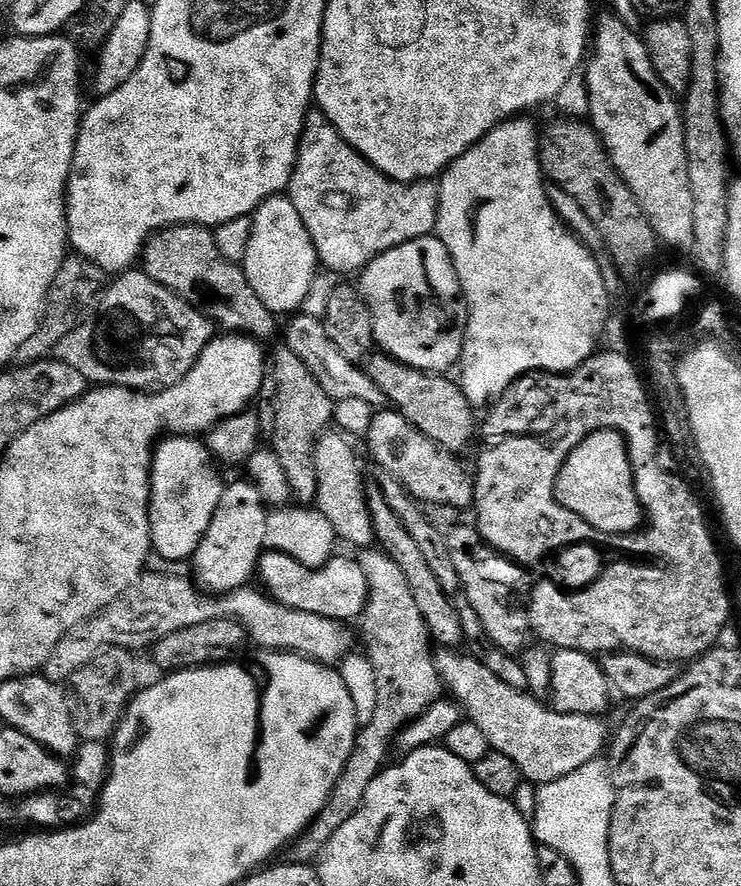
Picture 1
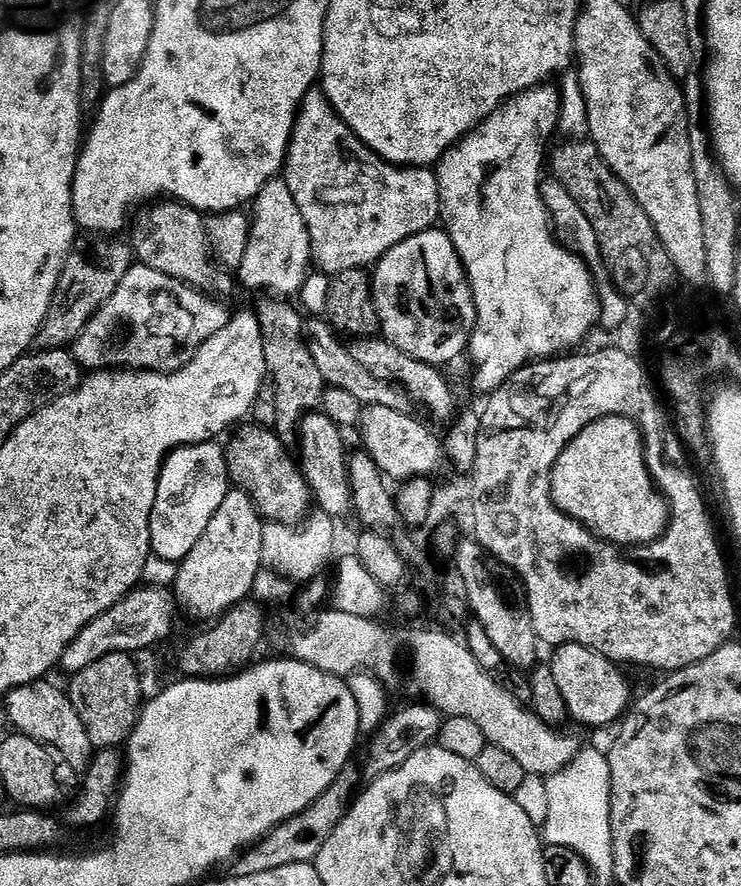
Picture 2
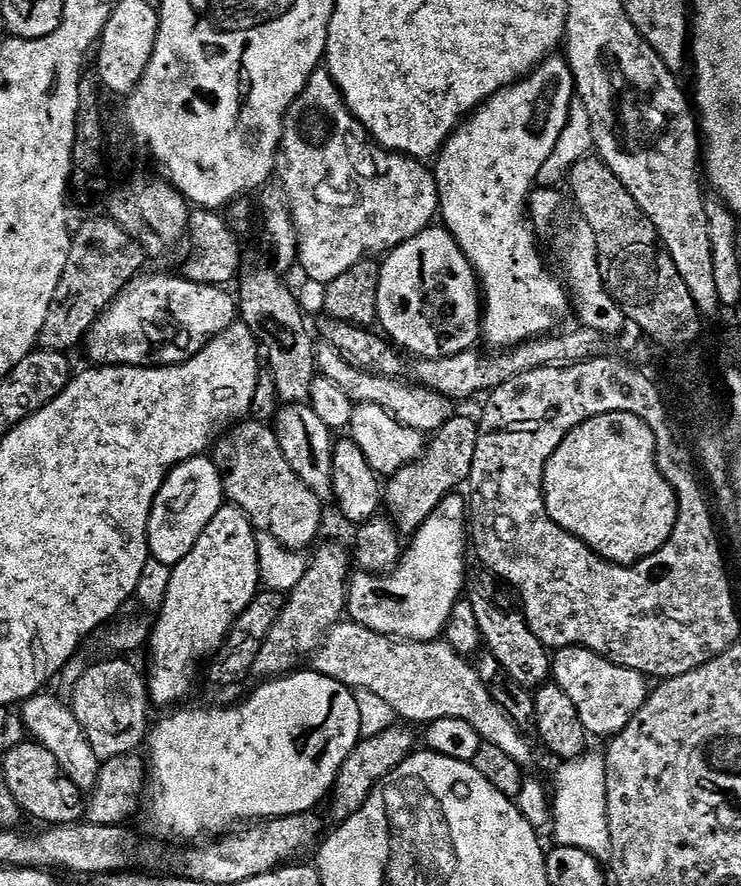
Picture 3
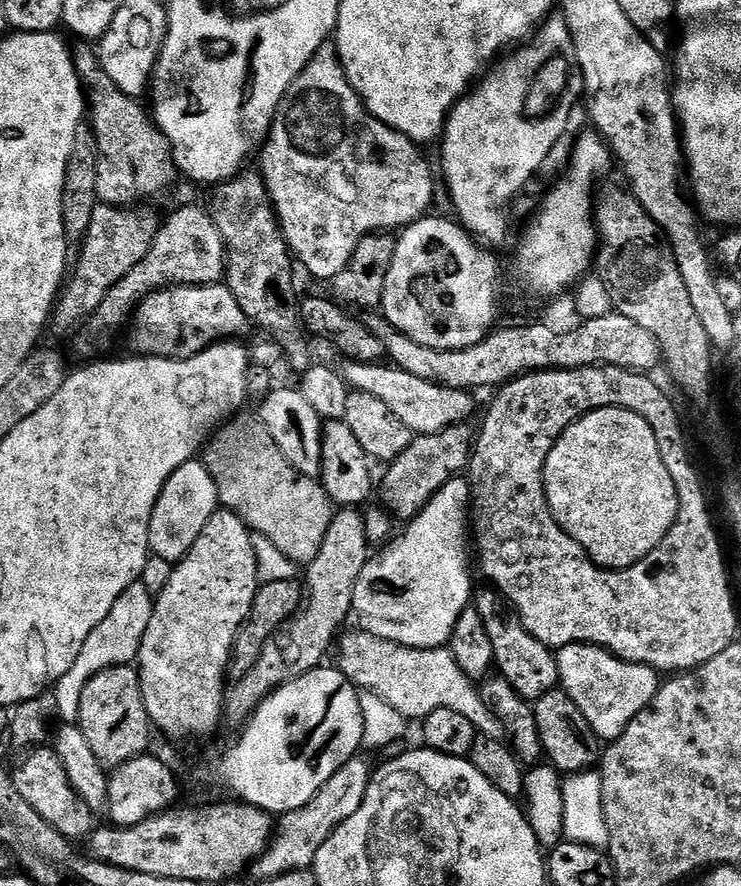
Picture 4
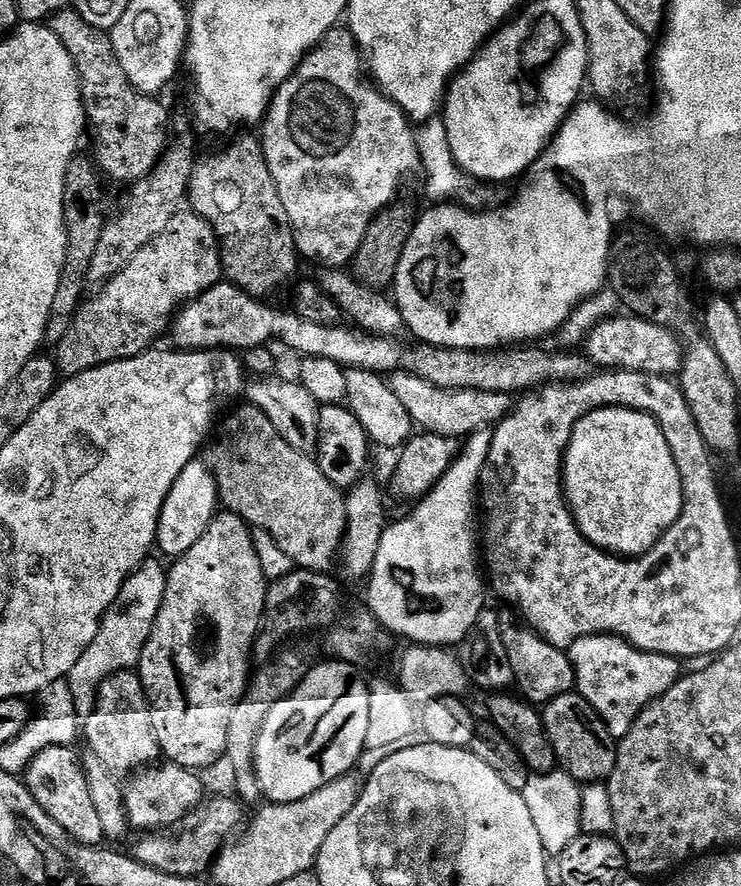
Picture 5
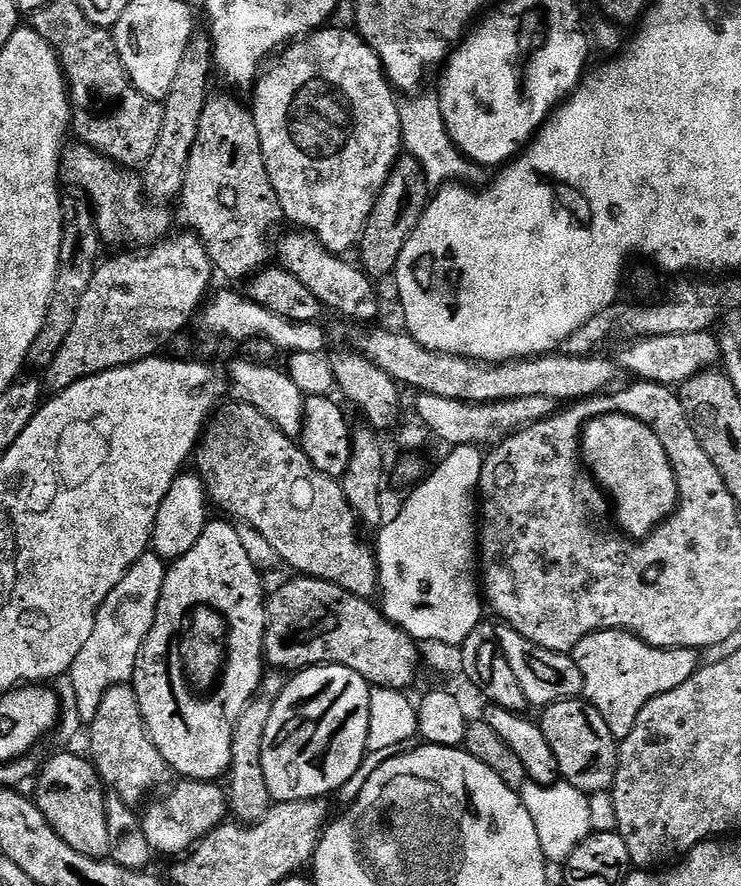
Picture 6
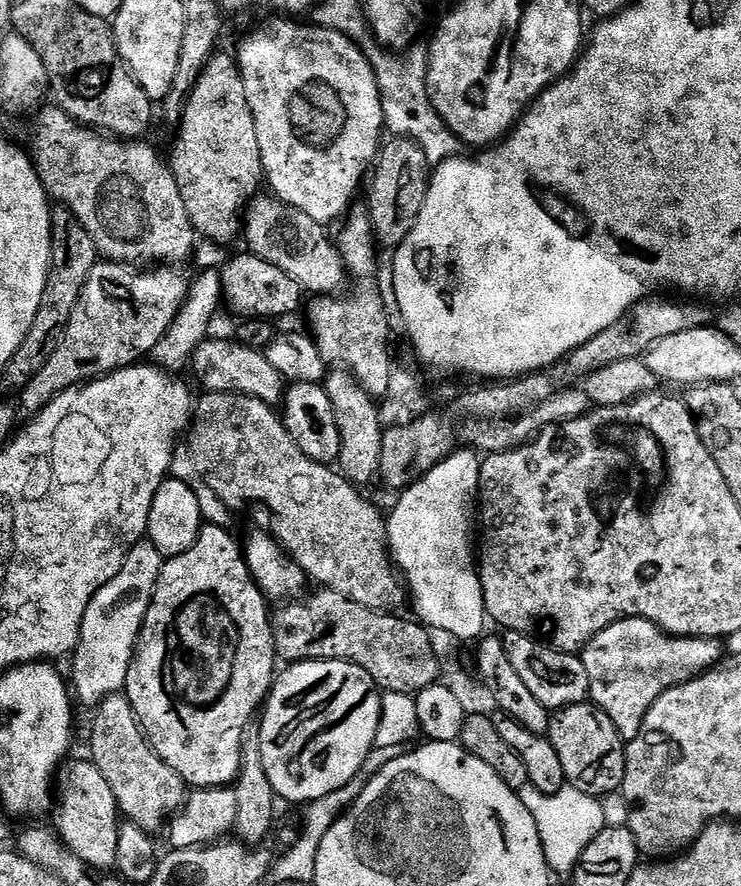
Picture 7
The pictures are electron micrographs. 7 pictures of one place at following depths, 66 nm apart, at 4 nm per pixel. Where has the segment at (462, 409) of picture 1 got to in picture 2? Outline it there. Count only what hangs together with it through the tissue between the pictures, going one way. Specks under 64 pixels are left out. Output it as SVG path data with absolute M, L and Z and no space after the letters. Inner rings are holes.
M379 335L362 336L353 339L350 344L350 353L354 362L363 366L374 379L383 382L385 385L401 384L408 391L412 400L417 400L430 415L436 420L451 421L457 415L456 396L448 385L448 380L443 376L441 369L435 364L427 364L394 346L390 341L381 338Z

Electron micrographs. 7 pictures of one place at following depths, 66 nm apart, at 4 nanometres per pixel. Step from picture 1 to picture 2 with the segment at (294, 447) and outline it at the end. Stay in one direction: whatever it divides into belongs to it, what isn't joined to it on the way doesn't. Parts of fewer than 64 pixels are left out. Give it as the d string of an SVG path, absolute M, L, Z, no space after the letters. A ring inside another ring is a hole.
M264 298L260 305L254 308L260 329L262 330L262 346L266 354L266 366L270 384L276 387L276 424L274 431L285 445L297 443L300 423L309 412L315 412L321 407L324 399L326 383L318 365L314 362L306 339L306 320L300 317L301 309L290 304L284 298Z

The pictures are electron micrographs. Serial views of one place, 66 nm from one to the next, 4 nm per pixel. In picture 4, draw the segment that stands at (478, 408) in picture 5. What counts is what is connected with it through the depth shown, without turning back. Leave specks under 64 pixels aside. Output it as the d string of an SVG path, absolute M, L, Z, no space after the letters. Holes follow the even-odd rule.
M348 362L348 365L342 368L344 382L349 389L366 392L381 399L416 436L434 435L435 432L443 432L453 424L463 424L468 420L467 416L476 408L471 391L432 384L398 367L383 368L382 365L383 363L380 362L375 364Z

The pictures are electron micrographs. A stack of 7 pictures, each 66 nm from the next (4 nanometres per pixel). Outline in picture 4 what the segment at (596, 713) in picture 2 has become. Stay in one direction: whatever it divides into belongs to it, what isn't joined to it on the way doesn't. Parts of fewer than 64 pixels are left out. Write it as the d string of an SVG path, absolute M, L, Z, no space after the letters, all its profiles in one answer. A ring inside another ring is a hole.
M575 643L566 645L555 653L560 671L559 687L582 710L592 733L601 741L617 740L626 726L648 703L656 697L662 680L650 665L633 664L622 660L607 648L596 644Z

